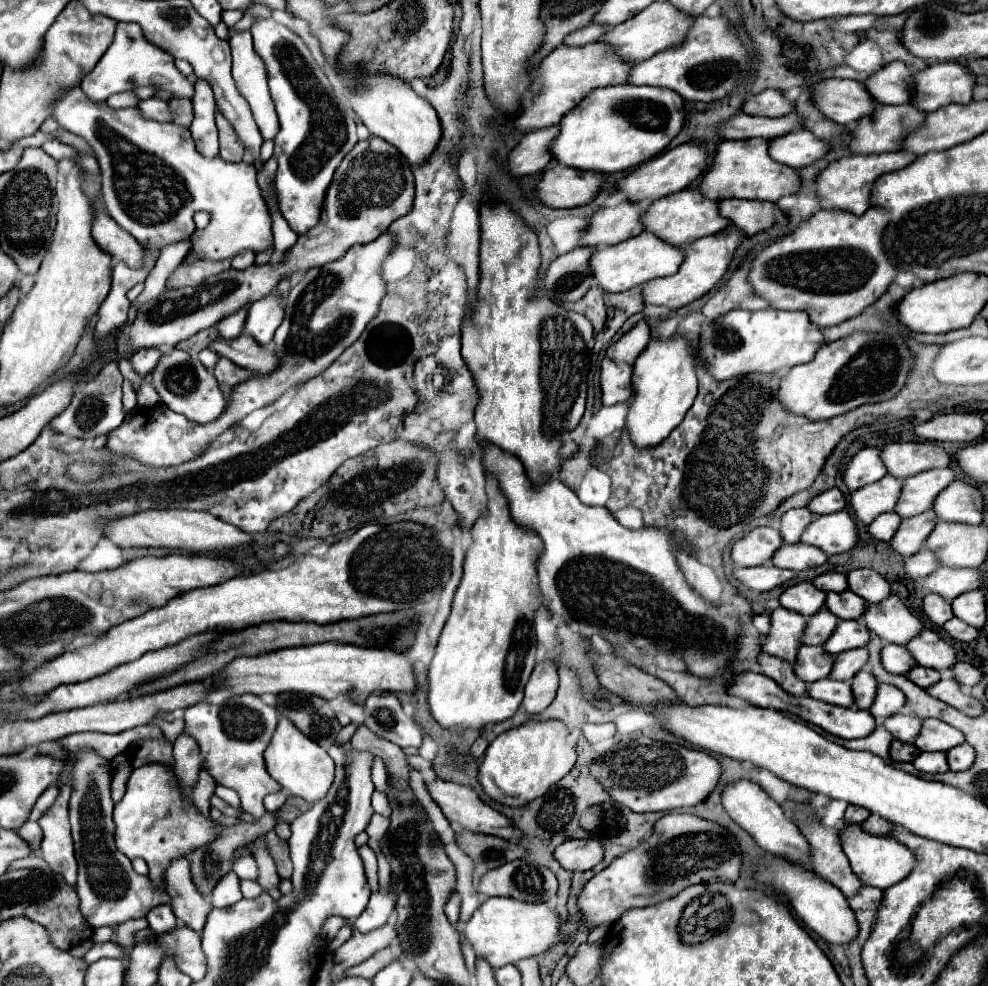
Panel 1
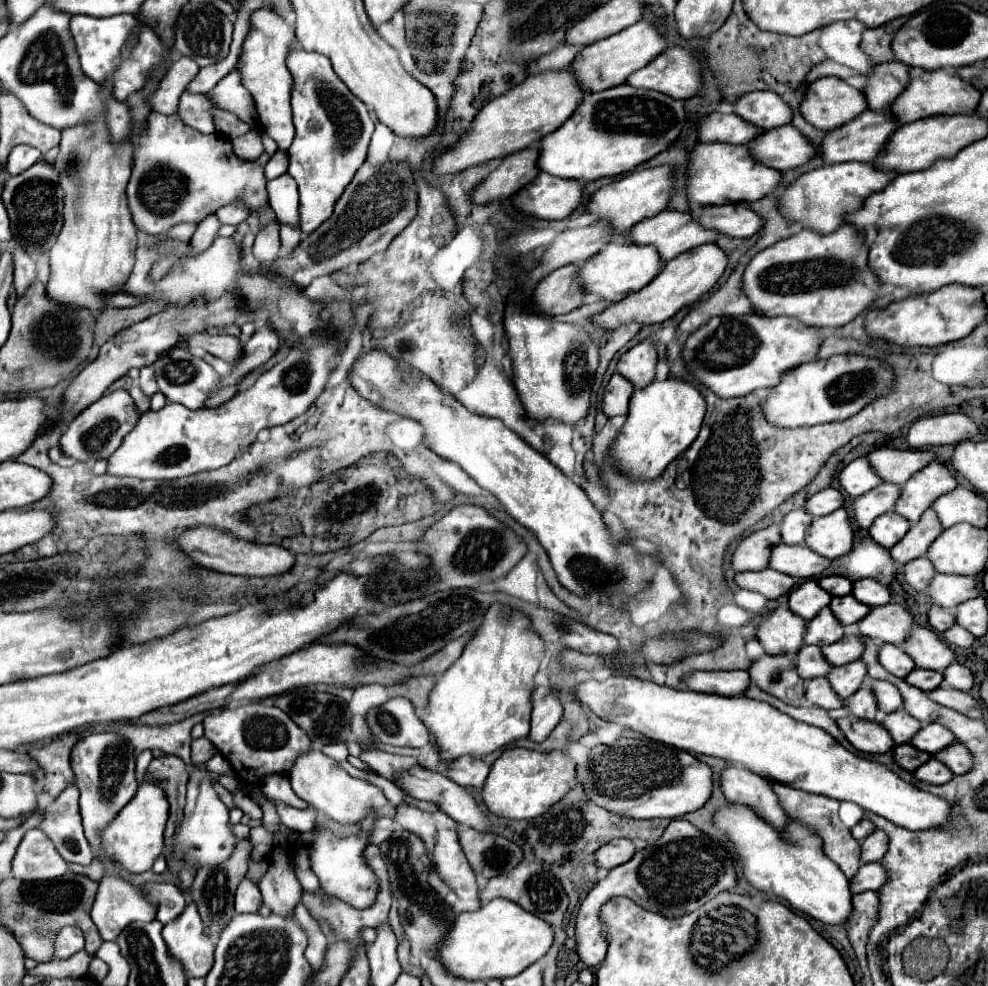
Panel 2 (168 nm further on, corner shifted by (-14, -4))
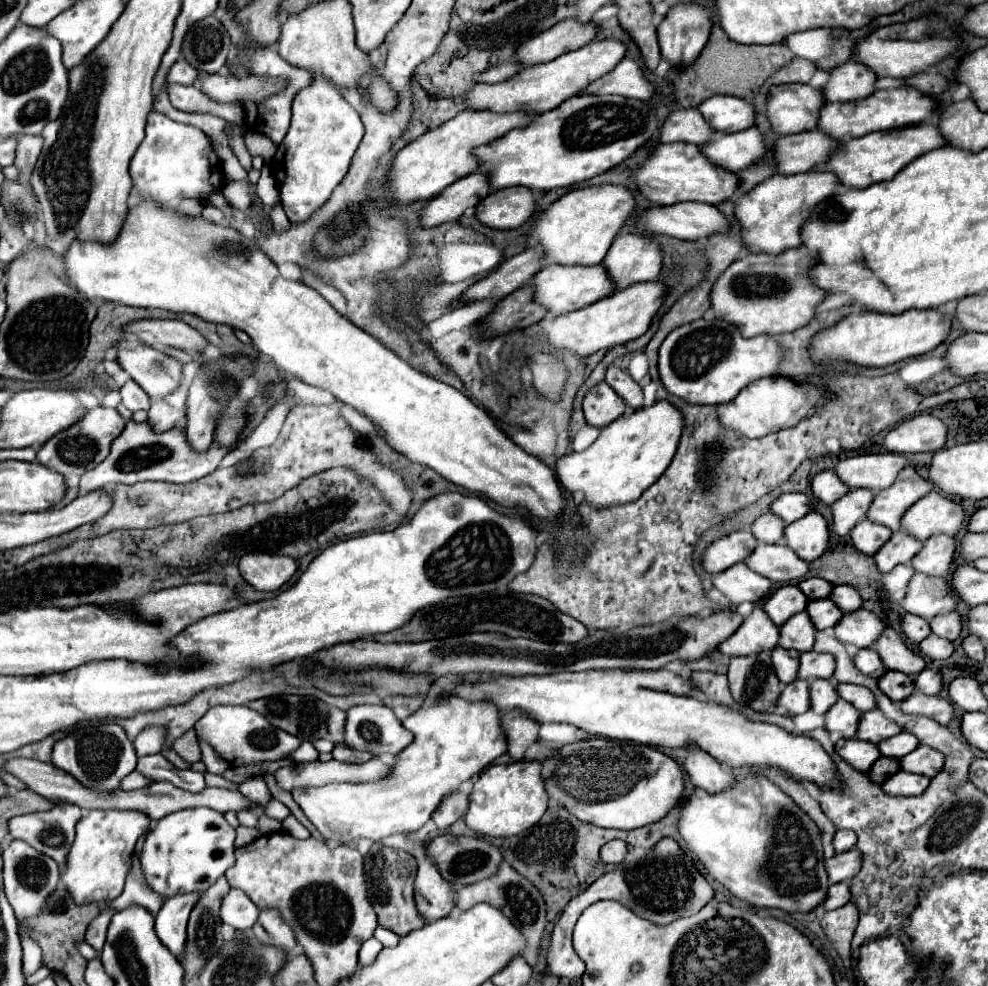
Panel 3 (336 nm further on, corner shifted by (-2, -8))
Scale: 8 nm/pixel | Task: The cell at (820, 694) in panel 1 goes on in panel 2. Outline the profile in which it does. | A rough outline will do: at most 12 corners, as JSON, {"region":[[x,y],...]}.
{"region":[[827,678],[809,680],[805,698],[823,710],[843,706]]}

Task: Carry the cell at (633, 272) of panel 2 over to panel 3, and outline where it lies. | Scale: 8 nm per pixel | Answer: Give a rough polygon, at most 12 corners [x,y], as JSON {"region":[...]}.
{"region":[[543,266],[533,300],[557,316],[609,296],[603,266]]}

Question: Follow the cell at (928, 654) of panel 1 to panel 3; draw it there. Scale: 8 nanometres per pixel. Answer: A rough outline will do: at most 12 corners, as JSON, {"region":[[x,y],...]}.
{"region":[[893,628],[871,648],[887,670],[915,676],[927,666]]}

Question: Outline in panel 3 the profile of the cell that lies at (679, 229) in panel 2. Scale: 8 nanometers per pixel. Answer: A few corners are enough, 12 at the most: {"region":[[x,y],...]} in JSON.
{"region":[[619,234],[601,262],[613,292],[659,276],[661,248]]}

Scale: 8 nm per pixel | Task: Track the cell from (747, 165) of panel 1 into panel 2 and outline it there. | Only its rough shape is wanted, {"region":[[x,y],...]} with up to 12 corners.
{"region":[[697,144],[689,158],[693,206],[753,204],[781,172],[747,146]]}

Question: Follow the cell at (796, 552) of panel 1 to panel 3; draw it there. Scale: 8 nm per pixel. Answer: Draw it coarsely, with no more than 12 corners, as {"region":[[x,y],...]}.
{"region":[[759,544],[745,564],[771,582],[809,564],[783,544]]}

